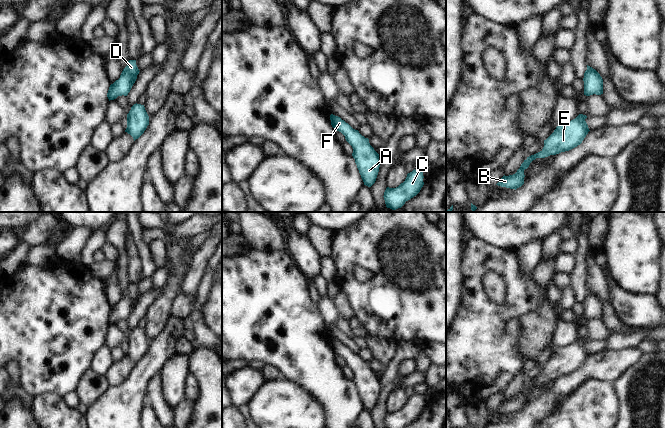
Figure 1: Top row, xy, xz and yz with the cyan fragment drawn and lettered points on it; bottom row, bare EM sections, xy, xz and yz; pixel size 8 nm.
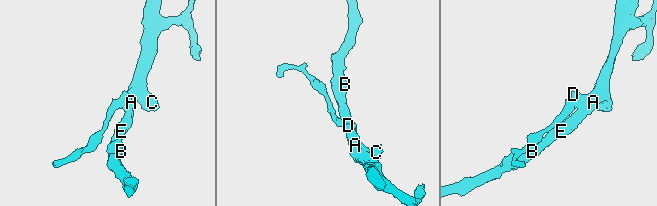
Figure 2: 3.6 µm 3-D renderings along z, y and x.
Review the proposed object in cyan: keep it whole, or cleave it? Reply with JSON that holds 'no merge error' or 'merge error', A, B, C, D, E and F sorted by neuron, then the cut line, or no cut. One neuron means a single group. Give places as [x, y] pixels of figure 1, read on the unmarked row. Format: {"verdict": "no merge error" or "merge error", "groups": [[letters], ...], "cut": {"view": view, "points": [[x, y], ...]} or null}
{"verdict": "no merge error", "groups": [["A", "B", "C", "D", "E", "F"]], "cut": null}

